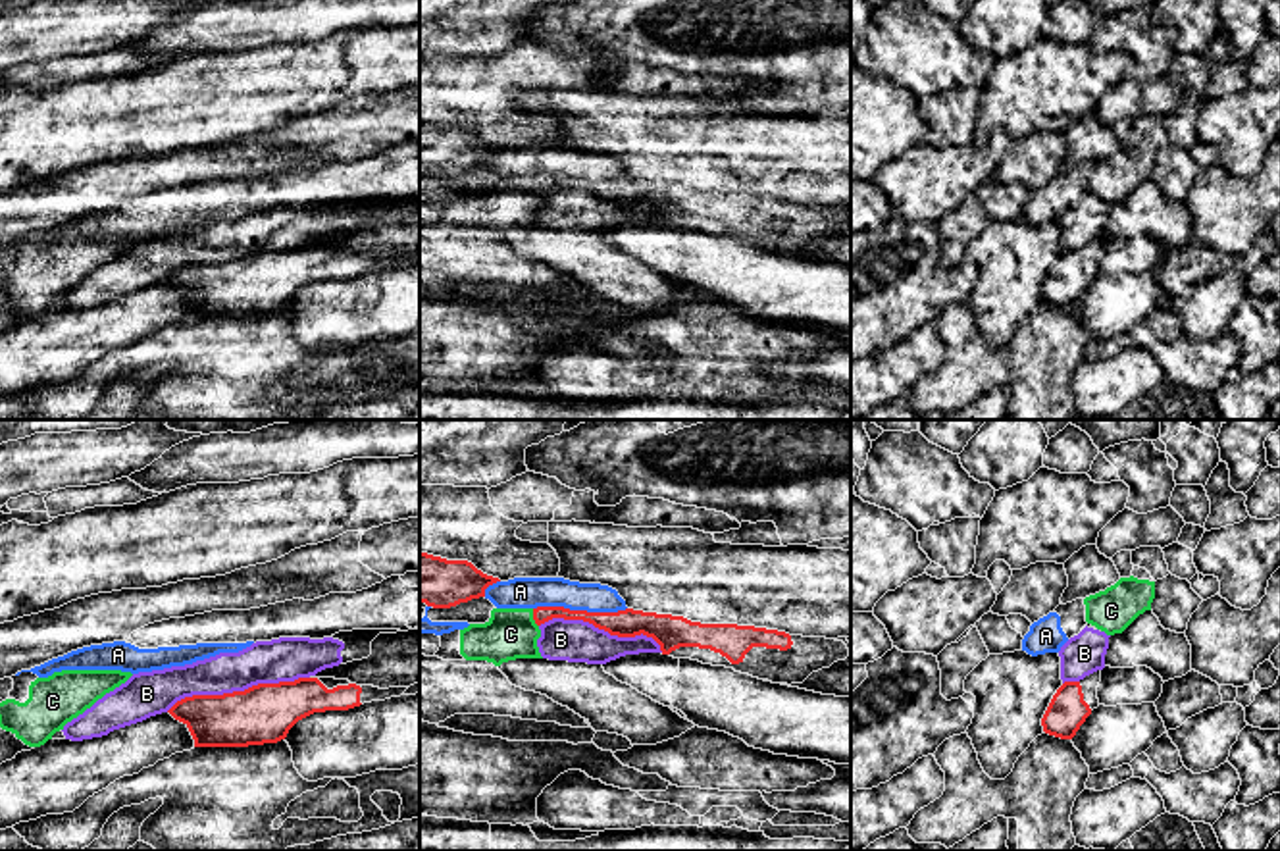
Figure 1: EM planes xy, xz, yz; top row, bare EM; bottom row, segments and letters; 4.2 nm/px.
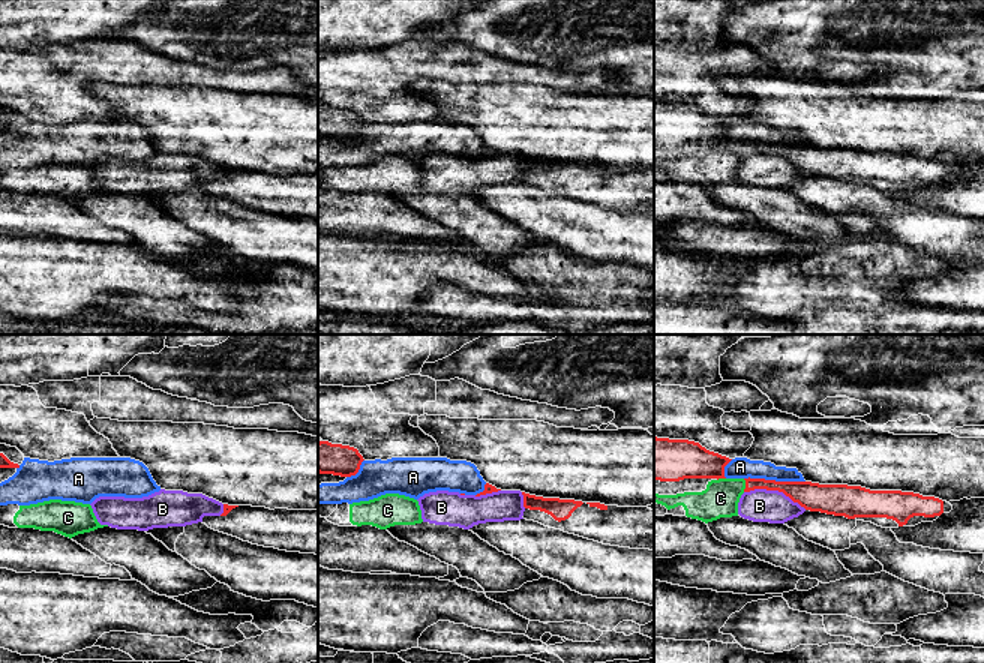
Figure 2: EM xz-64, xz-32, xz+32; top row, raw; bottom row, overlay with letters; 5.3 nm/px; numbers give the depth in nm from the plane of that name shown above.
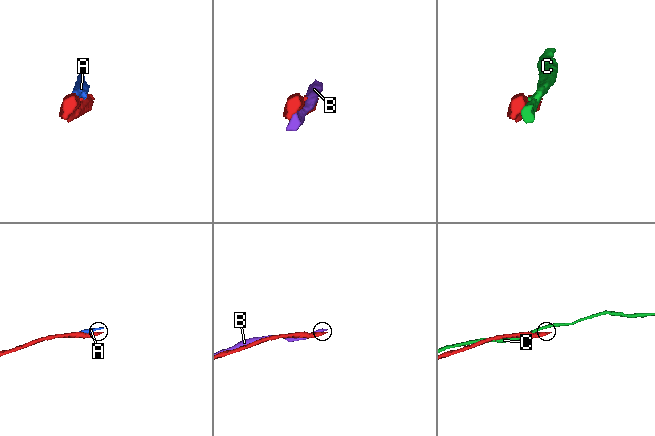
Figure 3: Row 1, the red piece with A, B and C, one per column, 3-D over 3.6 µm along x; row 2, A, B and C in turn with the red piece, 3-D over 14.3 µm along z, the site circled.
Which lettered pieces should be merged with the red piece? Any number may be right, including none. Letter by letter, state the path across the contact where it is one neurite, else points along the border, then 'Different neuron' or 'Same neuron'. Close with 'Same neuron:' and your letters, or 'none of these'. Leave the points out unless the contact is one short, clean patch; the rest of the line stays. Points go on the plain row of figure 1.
A: Different neuron
B: Different neuron
C: Different neuron
Same neuron: none of these

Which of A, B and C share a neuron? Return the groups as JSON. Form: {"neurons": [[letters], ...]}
{"neurons": [["A"], ["B"], ["C"]]}

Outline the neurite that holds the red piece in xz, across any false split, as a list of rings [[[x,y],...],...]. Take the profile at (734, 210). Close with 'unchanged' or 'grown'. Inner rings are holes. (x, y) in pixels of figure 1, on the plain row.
[[[537,175],[537,194],[552,189],[583,189],[618,206],[653,206],[662,223],[726,235],[772,252],[803,252],[812,241],[849,225],[843,210],[789,204],[778,198],[701,193],[683,185],[643,179],[587,181],[564,175]]]; grown

